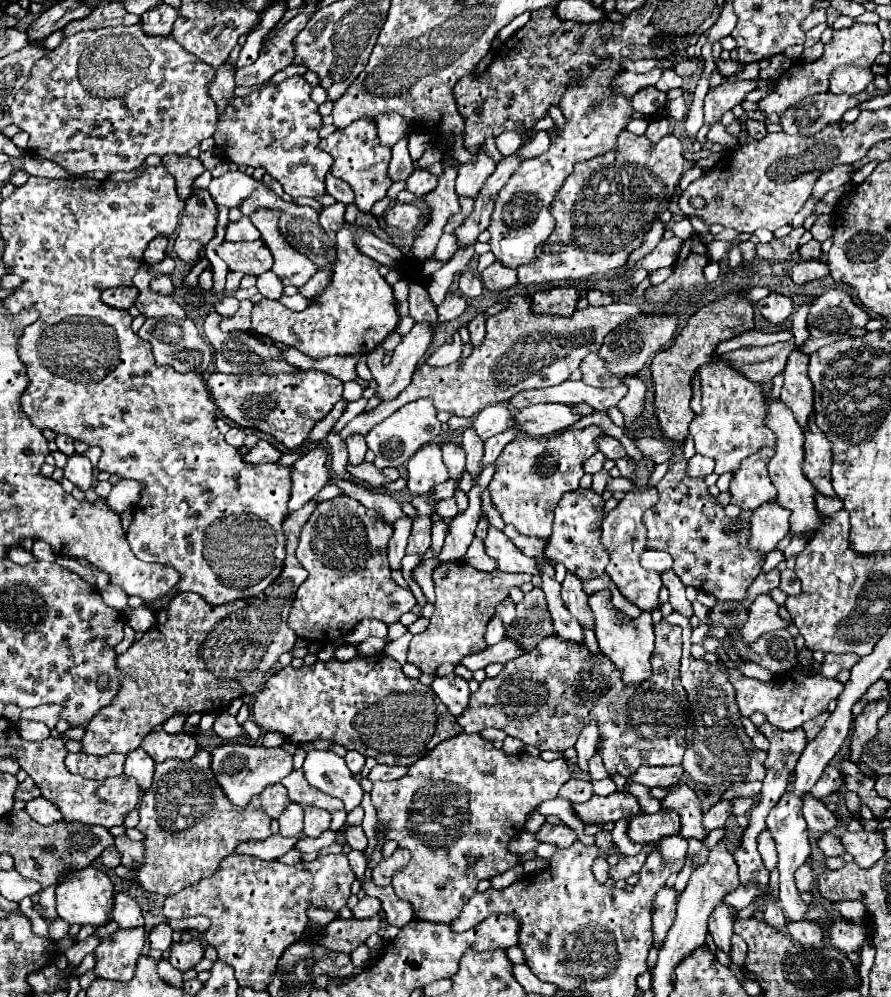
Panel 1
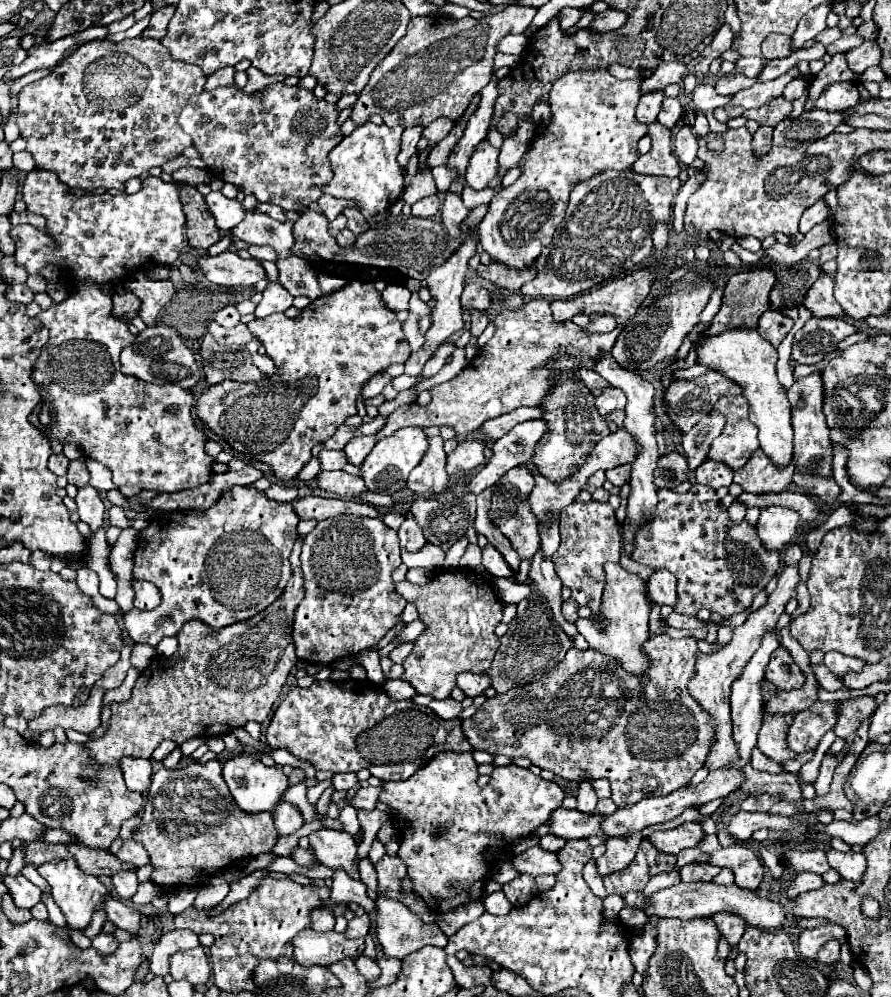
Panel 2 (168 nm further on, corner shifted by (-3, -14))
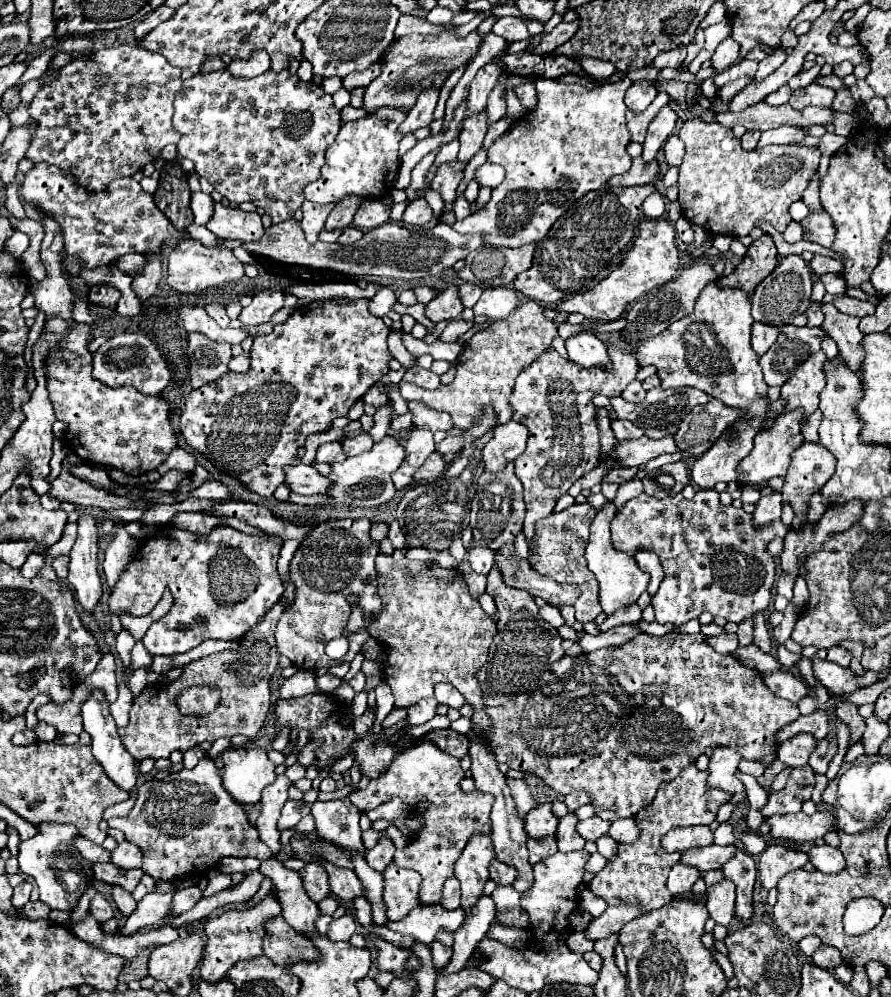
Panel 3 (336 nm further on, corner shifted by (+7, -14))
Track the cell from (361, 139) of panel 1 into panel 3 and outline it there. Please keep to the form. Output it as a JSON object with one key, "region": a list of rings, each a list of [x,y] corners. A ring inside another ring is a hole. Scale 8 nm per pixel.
{"region":[[[380,108],[370,112],[366,118],[342,124],[336,140],[326,150],[326,164],[318,180],[304,188],[304,196],[316,204],[340,202],[346,196],[358,196],[360,200],[382,200],[392,192],[394,180],[398,178],[400,158],[398,126],[406,118],[406,112],[394,108]]]}

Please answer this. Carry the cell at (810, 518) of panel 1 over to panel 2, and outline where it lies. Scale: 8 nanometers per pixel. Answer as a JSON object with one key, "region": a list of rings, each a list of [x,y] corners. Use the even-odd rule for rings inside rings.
{"region":[[[696,324],[690,330],[690,340],[696,348],[696,364],[702,364],[714,372],[720,372],[728,380],[736,382],[742,388],[742,396],[750,406],[750,422],[758,426],[760,448],[780,466],[786,466],[792,460],[792,416],[790,404],[782,384],[776,378],[776,360],[778,352],[770,342],[766,342],[756,328],[730,328],[722,334],[706,334],[710,324]]]}

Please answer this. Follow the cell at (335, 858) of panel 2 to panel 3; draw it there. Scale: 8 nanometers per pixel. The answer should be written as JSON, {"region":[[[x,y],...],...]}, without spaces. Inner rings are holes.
{"region":[[[320,862],[320,866],[330,876],[330,890],[340,900],[354,900],[358,896],[364,896],[364,890],[360,886],[360,880],[356,874],[348,868],[340,868],[332,862]]]}

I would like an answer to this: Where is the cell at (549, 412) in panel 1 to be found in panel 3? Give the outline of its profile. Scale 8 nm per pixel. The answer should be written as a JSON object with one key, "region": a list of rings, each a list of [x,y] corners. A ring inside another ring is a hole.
{"region":[[[510,420],[508,424],[494,428],[494,438],[484,446],[482,458],[484,458],[484,470],[496,472],[504,470],[504,464],[516,460],[528,440],[528,428],[524,424]]]}

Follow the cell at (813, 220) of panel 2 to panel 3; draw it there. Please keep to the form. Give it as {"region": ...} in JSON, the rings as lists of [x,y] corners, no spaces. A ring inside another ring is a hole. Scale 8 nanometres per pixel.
{"region":[[[792,220],[790,224],[788,224],[788,228],[784,230],[784,240],[786,242],[798,242],[798,240],[802,240],[802,230],[800,230],[800,222],[796,222],[796,220]]]}

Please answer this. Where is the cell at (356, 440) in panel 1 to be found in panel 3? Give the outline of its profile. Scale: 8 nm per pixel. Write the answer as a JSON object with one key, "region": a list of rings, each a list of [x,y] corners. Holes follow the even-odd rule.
{"region":[[[362,432],[358,436],[348,436],[346,440],[342,440],[342,448],[344,448],[346,456],[358,456],[358,454],[370,450],[372,444],[374,444],[374,440],[370,438],[368,432]]]}

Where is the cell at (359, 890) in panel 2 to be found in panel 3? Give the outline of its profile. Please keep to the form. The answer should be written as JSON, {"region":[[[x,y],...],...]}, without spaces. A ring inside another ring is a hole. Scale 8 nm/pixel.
{"region":[[[308,862],[302,870],[300,870],[300,876],[304,880],[304,888],[306,888],[306,894],[314,900],[314,902],[320,902],[332,894],[328,894],[328,874],[324,872],[324,868],[316,862]]]}

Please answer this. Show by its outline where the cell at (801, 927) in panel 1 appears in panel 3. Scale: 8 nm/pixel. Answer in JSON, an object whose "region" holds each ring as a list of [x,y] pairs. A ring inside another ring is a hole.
{"region":[[[822,944],[822,946],[812,954],[812,960],[814,960],[820,968],[826,968],[826,970],[832,970],[834,966],[842,964],[840,952],[838,952],[834,946],[826,946],[826,944]]]}

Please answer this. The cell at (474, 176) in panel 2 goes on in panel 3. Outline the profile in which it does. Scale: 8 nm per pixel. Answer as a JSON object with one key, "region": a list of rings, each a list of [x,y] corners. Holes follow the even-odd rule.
{"region":[[[476,114],[468,120],[464,120],[464,128],[460,132],[460,154],[458,160],[462,164],[466,164],[470,158],[474,158],[478,154],[478,150],[482,148],[482,140],[486,136],[486,114]]]}

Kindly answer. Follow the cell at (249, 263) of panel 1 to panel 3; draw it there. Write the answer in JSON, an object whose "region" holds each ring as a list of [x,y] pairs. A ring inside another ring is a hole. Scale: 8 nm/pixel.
{"region":[[[184,238],[168,256],[168,284],[182,294],[202,292],[206,288],[240,280],[242,276],[244,276],[244,264],[230,250],[206,248],[194,238]]]}

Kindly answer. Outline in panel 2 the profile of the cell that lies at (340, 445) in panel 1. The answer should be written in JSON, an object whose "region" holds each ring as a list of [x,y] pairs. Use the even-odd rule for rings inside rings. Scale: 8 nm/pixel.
{"region":[[[342,424],[336,432],[334,432],[334,436],[326,442],[326,448],[344,448],[352,438],[354,438],[354,430],[356,430],[358,426],[348,426],[348,424]]]}

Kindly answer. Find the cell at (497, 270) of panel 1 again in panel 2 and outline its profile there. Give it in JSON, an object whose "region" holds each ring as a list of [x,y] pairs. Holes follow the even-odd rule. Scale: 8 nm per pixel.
{"region":[[[492,262],[492,264],[480,264],[478,268],[478,274],[490,282],[494,282],[496,286],[500,288],[506,288],[506,290],[512,290],[512,292],[518,292],[526,282],[530,282],[534,276],[536,276],[536,266],[528,266],[526,270],[516,270],[516,268],[510,268],[502,262]]]}

